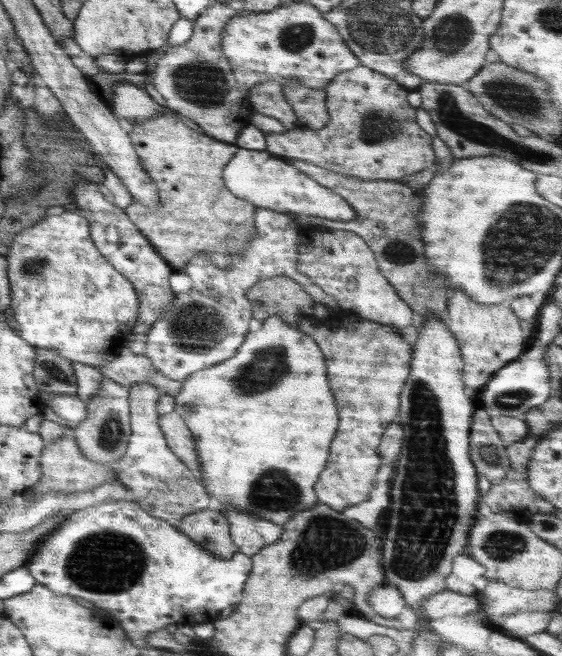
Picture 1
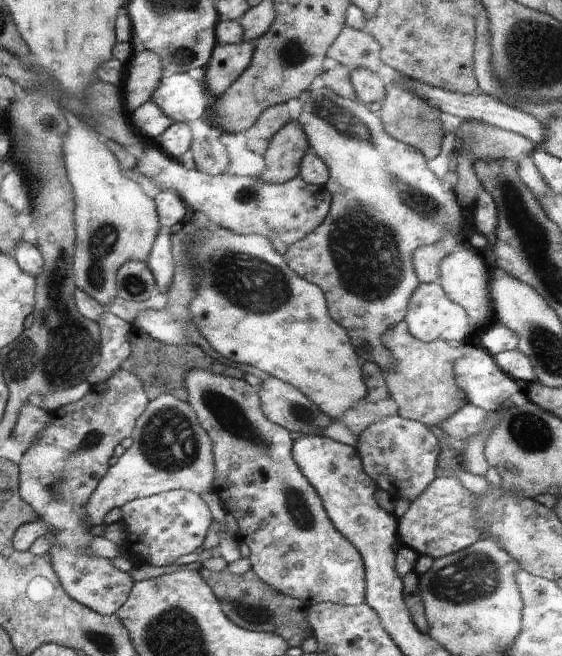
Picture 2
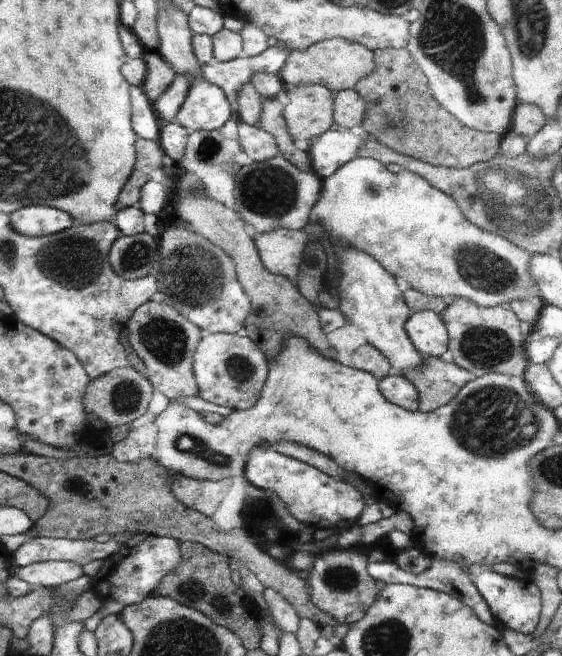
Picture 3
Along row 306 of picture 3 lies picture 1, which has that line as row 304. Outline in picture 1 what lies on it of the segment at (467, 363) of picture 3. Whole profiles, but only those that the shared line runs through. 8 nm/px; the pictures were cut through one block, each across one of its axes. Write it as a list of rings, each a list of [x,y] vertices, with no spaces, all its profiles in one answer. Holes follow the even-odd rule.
[[[456,290],[447,298],[446,313],[443,323],[456,338],[458,350],[462,355],[463,373],[461,379],[467,398],[475,399],[478,392],[504,365],[517,360],[526,350],[520,319],[514,316],[508,304],[482,306],[470,300],[464,291]]]

